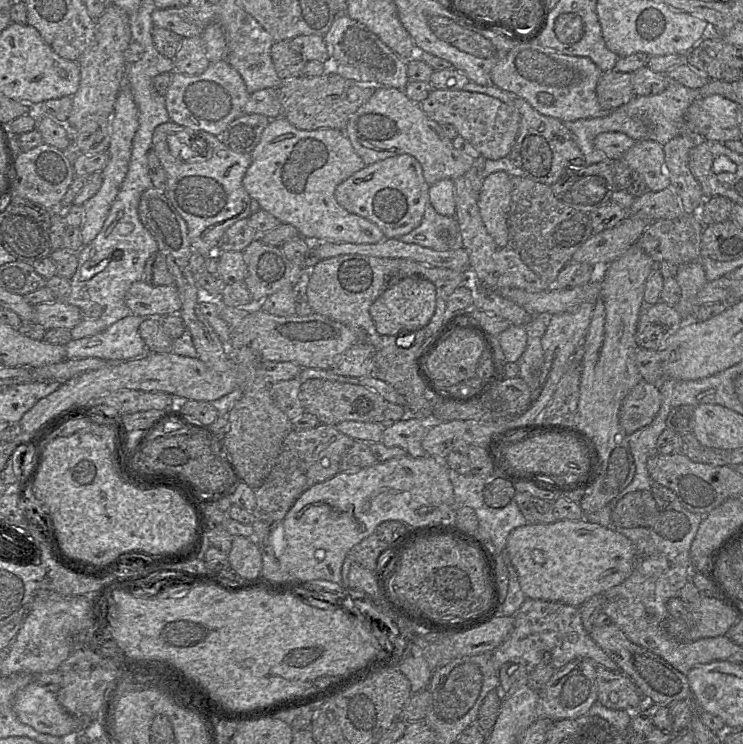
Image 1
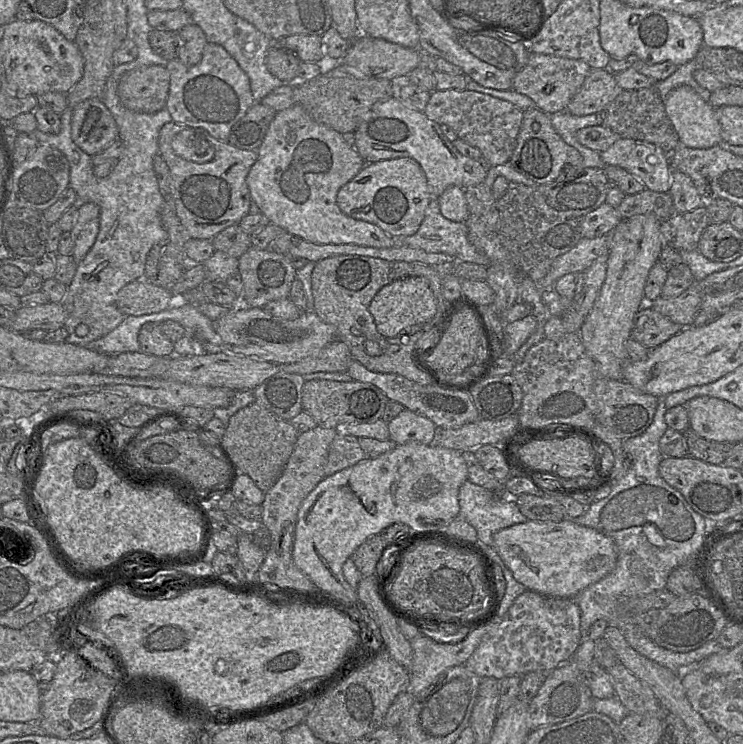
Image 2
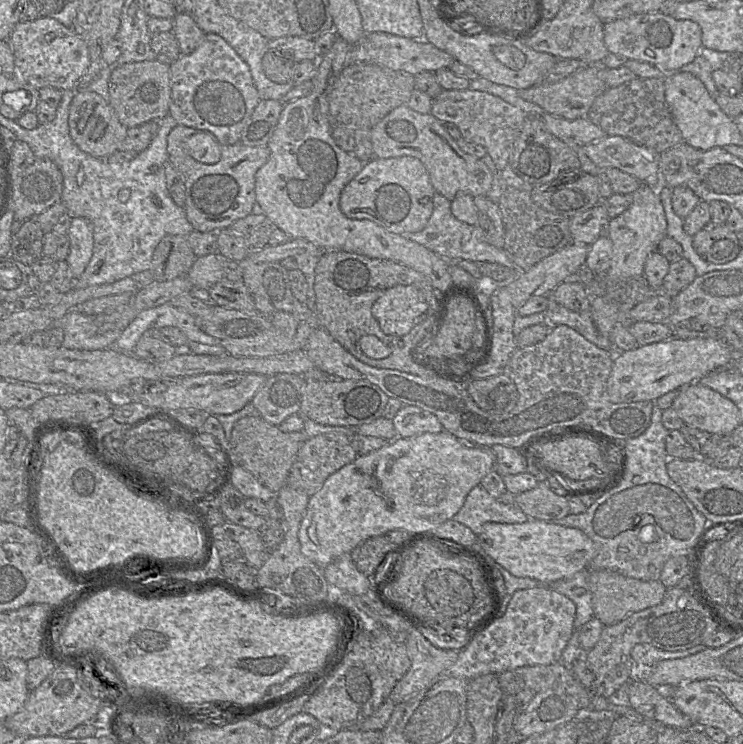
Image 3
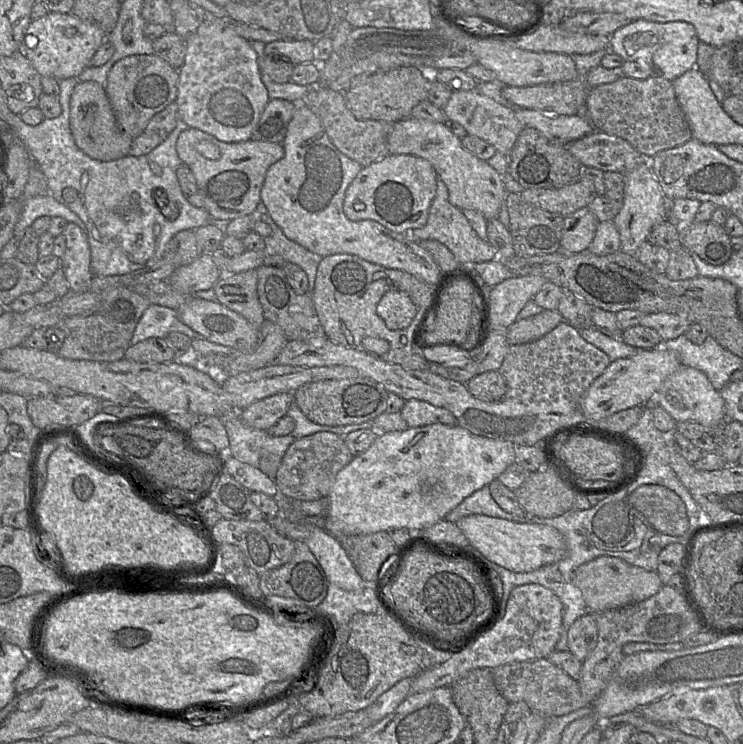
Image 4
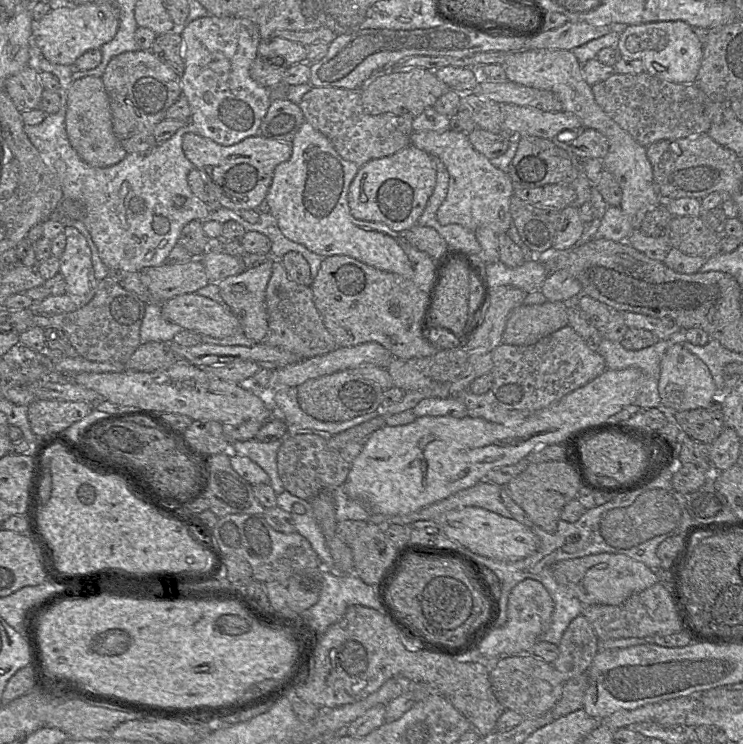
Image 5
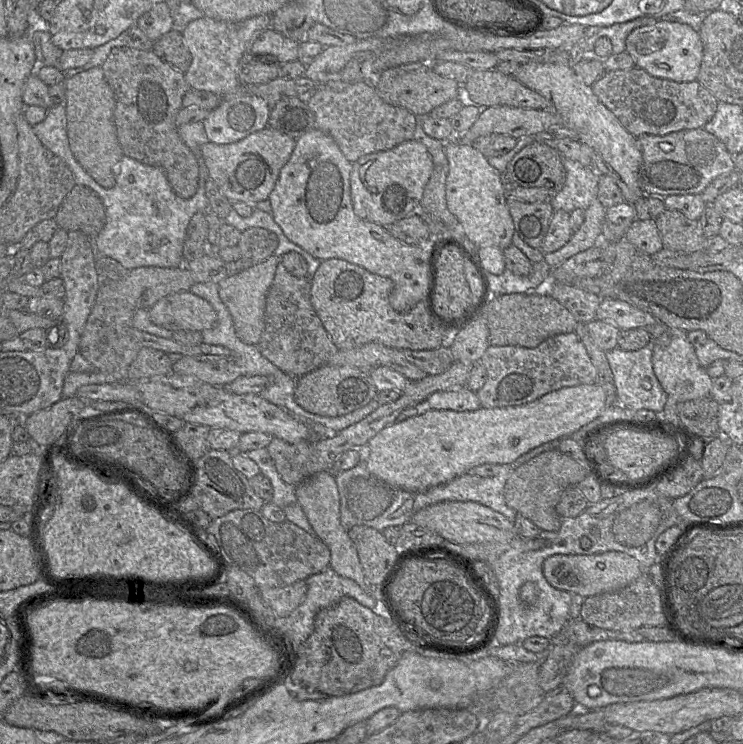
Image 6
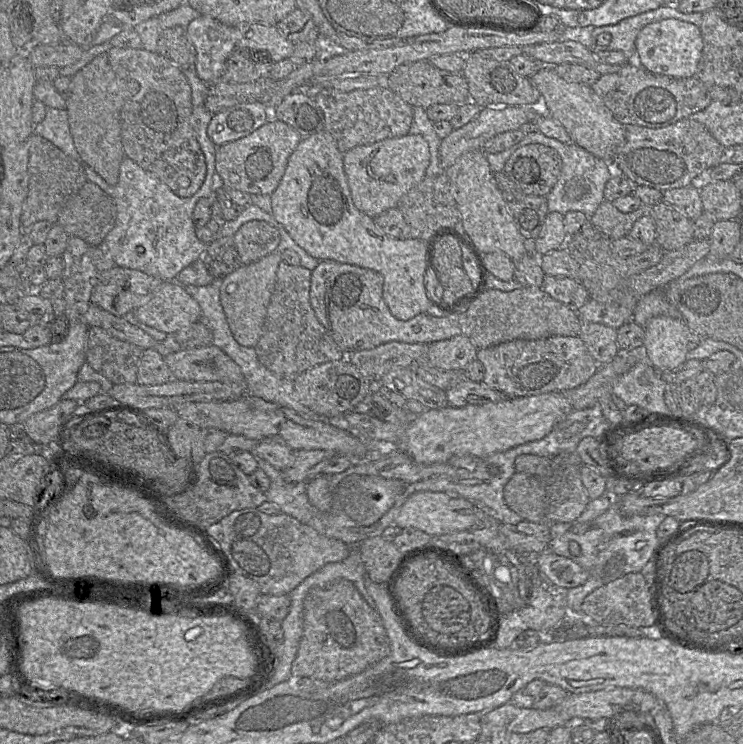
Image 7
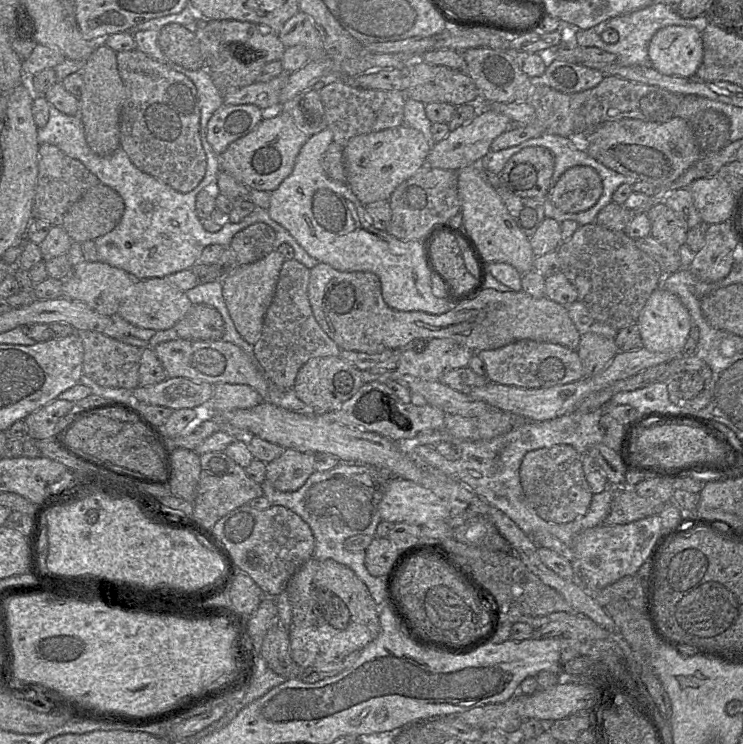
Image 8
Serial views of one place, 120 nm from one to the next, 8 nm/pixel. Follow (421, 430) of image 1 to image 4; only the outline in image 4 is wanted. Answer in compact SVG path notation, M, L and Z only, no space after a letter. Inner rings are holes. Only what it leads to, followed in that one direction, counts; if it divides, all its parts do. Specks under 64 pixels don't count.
M416 399L406 400L400 414L409 428L436 423L447 426L457 425L455 416L447 409Z

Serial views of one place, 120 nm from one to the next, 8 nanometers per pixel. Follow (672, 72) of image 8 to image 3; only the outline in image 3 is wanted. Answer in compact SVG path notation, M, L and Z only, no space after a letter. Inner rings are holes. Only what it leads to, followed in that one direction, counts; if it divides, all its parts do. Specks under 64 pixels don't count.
M664 13L638 14L604 23L604 44L609 53L621 55L627 60L637 60L654 65L668 73L691 63L702 51L702 30L691 20L677 20Z

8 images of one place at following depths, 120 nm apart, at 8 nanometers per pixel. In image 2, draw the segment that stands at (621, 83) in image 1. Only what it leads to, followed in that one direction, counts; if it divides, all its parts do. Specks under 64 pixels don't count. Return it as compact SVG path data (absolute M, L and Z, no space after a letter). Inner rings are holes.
M592 69L581 88L571 98L566 112L574 116L599 114L621 91L615 80L615 74L607 69Z

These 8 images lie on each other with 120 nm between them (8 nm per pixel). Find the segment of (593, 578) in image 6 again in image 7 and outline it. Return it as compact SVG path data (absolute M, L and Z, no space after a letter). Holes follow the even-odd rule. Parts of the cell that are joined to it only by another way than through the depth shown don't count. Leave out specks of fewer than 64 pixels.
M554 553L537 556L540 572L555 586L571 589L583 585L590 577L589 571L572 560Z

